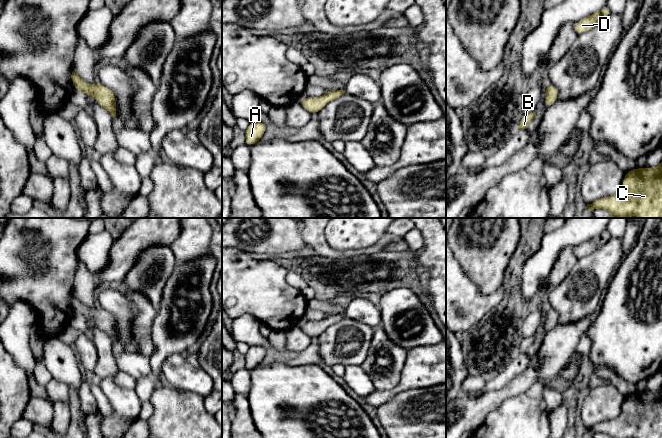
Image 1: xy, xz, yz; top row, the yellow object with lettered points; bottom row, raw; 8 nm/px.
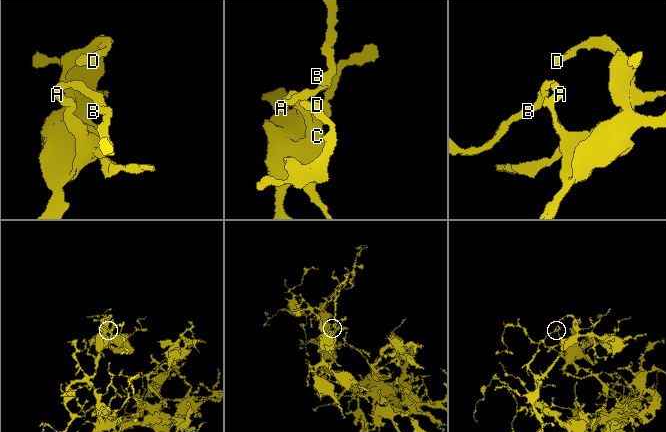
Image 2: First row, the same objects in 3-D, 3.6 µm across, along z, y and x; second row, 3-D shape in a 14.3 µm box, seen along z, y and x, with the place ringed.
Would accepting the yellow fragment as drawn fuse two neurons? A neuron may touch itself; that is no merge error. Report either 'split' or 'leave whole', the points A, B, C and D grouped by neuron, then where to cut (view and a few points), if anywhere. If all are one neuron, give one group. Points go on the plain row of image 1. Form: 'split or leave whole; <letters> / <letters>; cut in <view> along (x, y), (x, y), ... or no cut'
leave whole; A B C D; no cut

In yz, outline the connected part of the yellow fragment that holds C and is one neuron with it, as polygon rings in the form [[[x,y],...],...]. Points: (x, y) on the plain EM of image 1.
[[[662,385],[658,391],[625,396],[620,414],[587,428],[588,436],[604,433],[611,438],[662,438]]]

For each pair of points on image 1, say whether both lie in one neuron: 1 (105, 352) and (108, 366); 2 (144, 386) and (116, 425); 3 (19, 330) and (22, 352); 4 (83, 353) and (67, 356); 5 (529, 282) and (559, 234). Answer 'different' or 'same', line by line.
1: same
2: different
3: same
4: different
5: same

